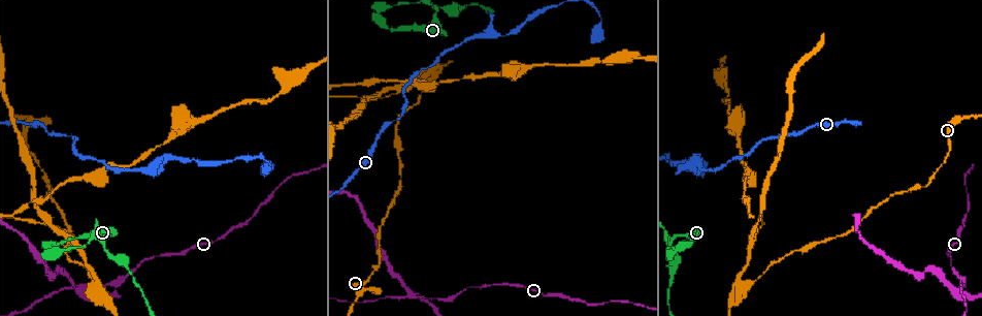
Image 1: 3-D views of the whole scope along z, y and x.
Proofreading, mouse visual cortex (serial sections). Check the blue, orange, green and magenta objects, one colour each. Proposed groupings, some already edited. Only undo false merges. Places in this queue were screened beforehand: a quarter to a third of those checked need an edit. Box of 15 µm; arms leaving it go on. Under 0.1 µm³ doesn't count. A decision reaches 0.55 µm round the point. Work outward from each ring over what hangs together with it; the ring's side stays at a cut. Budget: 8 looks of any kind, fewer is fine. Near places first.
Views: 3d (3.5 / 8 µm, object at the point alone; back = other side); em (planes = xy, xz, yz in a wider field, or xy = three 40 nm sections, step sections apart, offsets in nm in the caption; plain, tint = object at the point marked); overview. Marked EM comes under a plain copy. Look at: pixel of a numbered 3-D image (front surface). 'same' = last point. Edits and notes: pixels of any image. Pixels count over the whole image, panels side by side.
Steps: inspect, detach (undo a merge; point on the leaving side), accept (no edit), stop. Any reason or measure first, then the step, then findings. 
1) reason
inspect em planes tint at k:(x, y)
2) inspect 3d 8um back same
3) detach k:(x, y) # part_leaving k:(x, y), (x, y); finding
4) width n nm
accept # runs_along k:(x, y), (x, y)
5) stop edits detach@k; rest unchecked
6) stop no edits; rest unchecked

three-way junction
inspect 3d 3.5um at 1:(671, 240)

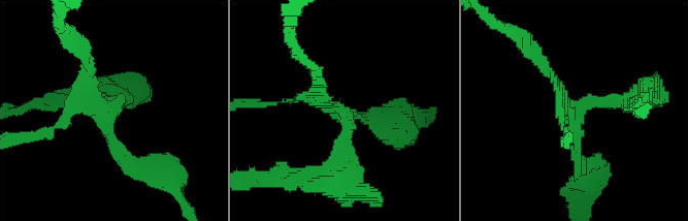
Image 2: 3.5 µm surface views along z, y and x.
shape alone is not enough
inspect em planes tint at 2:(343, 114)

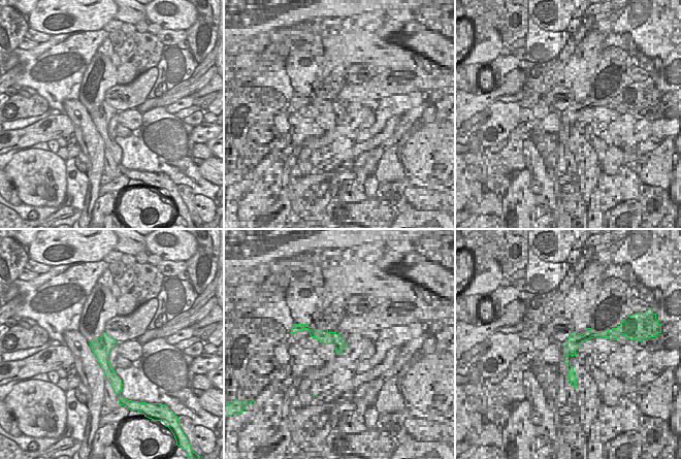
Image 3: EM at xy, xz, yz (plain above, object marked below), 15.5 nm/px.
accept # runs_along 2:(635, 96), (575, 115), (578, 172); one cell here

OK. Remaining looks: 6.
thin neck
inspect em planes tint at 1:(676, 249)

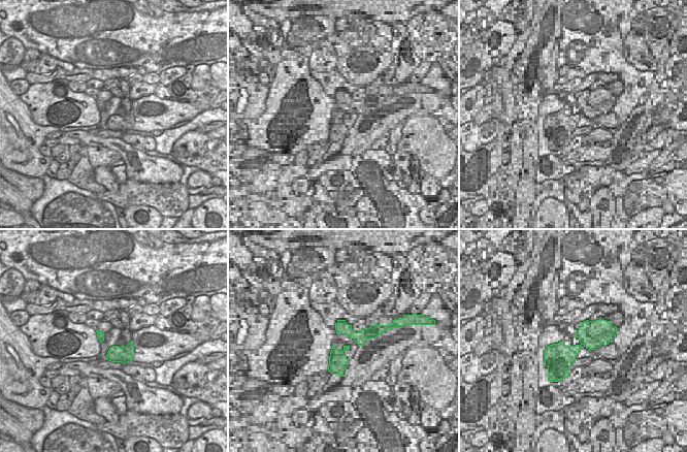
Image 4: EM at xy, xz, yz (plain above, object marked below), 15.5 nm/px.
inspect 3d 3.5um back same

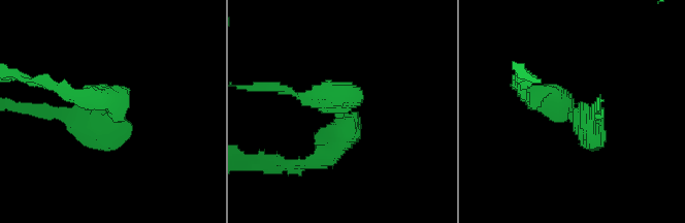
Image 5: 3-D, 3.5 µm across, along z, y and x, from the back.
accept # runs_along 5:(313, 165), (354, 88); continuous, no second cell

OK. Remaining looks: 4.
branch point
inspect 3d 3.5um at 1:(97, 288)

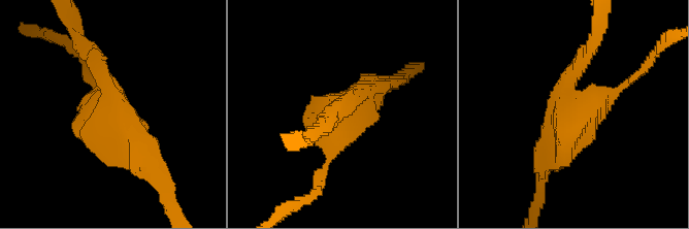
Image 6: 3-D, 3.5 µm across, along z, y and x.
shape alone is not enough
inspect em xy step 2 tint at 6:(340, 115)

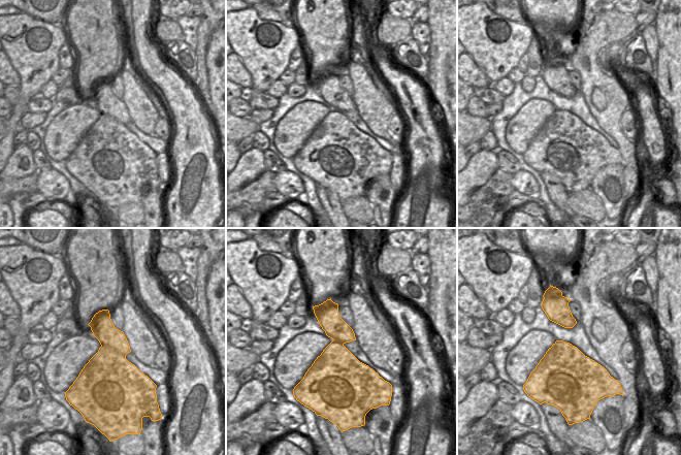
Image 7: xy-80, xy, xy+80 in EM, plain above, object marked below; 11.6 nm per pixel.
detach 6:(166, 200) # part_leaving 6:(108, 93), (99, 64), (70, 27); a second cell is stuck on

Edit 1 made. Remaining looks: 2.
stop edits detach@6; rest unchecked

